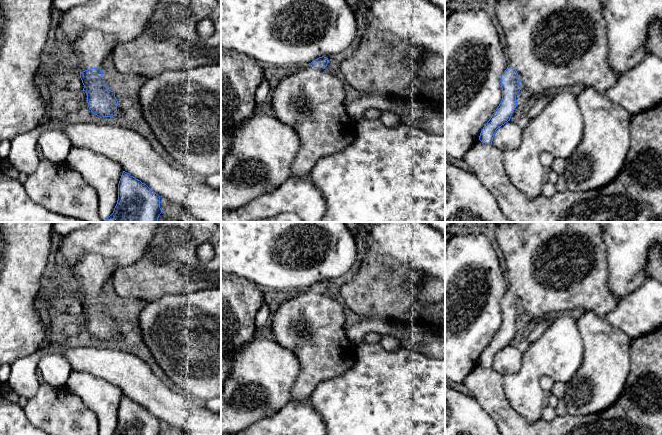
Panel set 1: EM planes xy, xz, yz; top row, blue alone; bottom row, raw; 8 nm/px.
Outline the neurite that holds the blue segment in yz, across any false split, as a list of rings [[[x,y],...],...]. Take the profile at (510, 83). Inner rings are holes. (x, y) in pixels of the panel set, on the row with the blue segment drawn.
[[[495,0],[495,14],[500,25],[505,31],[507,43],[508,67],[501,76],[502,100],[497,109],[492,114],[489,121],[481,130],[479,140],[485,144],[492,144],[496,130],[510,121],[510,118],[516,108],[516,95],[523,89],[528,95],[536,98],[543,97],[552,91],[569,89],[576,84],[582,84],[585,87],[594,87],[601,93],[606,93],[617,82],[617,75],[608,63],[608,40],[607,23],[602,14],[602,5],[600,0]]]

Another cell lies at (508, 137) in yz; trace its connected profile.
[[[508,121],[499,127],[493,137],[492,144],[501,151],[513,151],[520,147],[523,129],[515,122]]]

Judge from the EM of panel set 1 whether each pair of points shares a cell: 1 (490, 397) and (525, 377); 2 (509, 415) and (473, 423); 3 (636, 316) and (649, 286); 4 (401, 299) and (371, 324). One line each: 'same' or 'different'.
1: different
2: different
3: same
4: different

